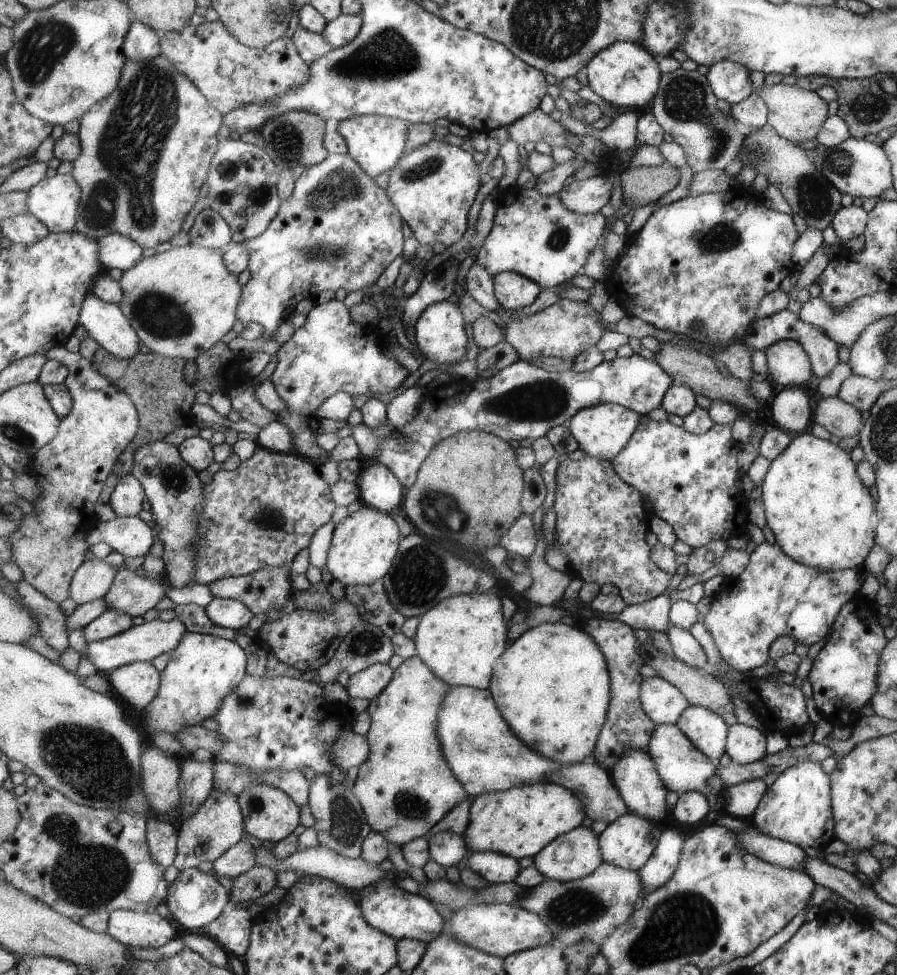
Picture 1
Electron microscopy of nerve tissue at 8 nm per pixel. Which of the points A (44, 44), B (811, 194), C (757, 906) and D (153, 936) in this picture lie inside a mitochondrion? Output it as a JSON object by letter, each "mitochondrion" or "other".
{"A":"mitochondrion","B":"mitochondrion","C":"other","D":"other"}

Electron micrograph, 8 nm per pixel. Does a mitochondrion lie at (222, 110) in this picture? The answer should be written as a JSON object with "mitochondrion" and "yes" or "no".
{"mitochondrion":"no"}

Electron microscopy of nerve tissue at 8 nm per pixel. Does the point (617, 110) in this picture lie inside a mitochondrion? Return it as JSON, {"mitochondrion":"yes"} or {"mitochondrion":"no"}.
{"mitochondrion":"no"}

